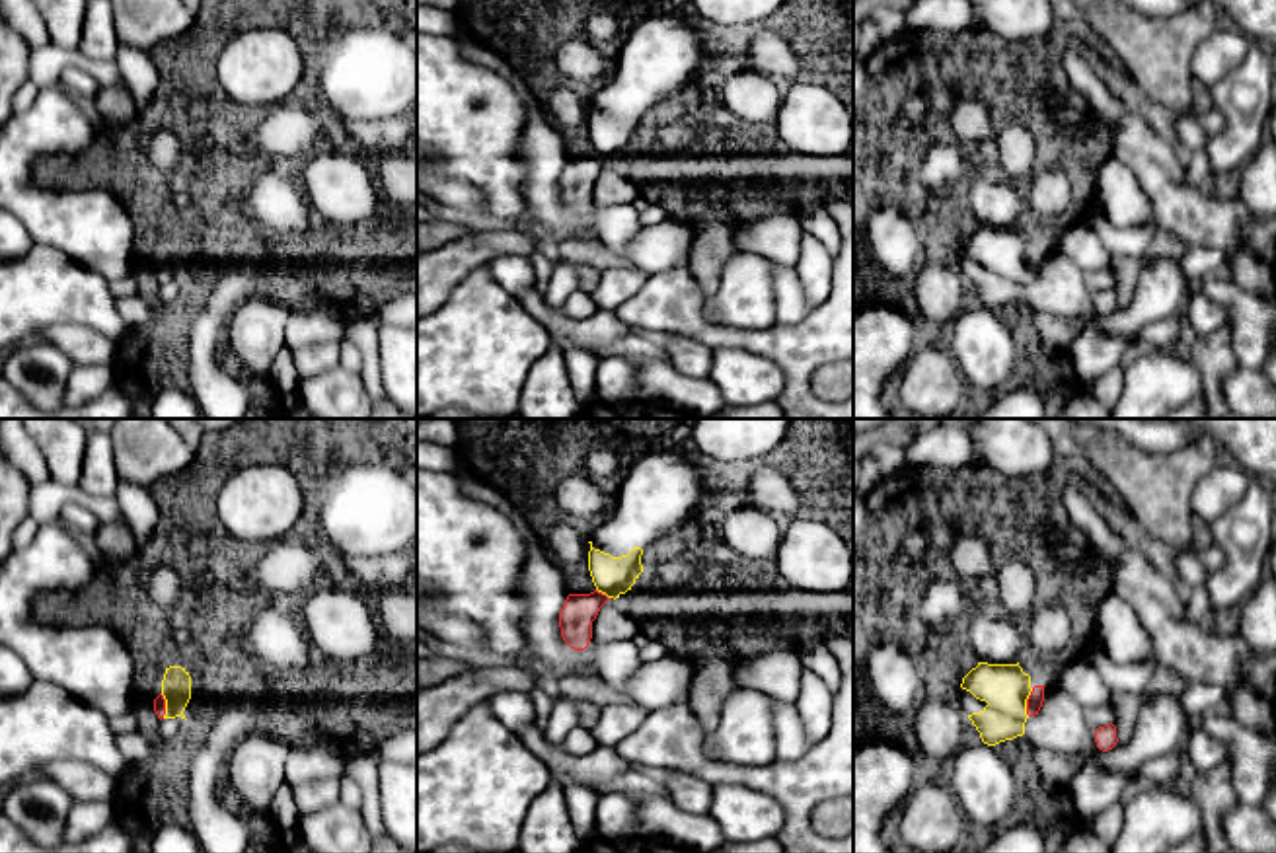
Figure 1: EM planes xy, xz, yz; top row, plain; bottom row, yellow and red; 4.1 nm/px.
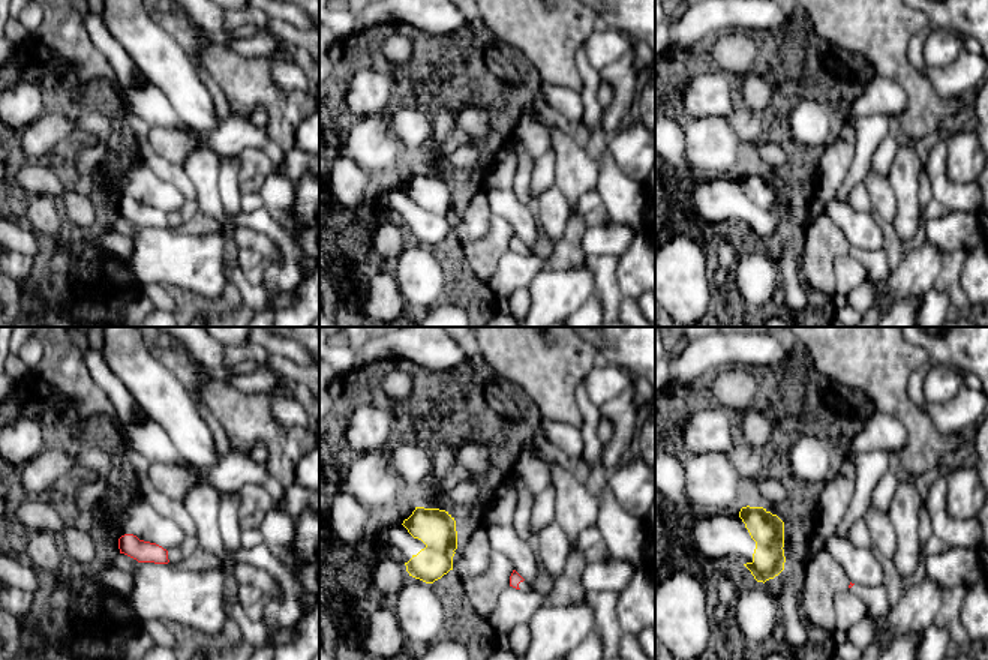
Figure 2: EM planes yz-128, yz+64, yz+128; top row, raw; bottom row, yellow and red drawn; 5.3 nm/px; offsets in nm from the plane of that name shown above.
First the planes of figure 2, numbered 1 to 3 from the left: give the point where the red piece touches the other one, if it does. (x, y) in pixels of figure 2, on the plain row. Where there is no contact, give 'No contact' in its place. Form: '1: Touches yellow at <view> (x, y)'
1: No contact
2: No contact
3: No contact

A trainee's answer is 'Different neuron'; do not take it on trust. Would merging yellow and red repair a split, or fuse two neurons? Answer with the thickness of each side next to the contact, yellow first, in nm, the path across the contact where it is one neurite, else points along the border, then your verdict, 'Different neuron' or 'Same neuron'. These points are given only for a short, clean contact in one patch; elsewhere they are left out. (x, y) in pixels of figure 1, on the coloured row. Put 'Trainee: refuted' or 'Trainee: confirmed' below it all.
Thickness 200 nm (yellow) against 70 nm. Path across: yz (1006, 688), (1025, 702), (1035, 700). Same neuron
Trainee: refuted

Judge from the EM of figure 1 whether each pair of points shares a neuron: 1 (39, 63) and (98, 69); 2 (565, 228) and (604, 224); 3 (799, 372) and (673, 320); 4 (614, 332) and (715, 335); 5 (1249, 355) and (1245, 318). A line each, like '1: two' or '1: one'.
1: one
2: one
3: one
4: two
5: one

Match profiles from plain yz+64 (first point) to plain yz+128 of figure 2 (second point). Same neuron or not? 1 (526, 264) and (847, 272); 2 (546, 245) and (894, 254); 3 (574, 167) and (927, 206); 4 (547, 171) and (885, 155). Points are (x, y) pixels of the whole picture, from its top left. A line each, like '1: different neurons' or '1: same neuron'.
1: same neuron
2: same neuron
3: different neurons
4: same neuron

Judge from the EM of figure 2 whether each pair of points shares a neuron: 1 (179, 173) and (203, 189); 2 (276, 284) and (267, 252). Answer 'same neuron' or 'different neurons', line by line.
1: different neurons
2: different neurons

